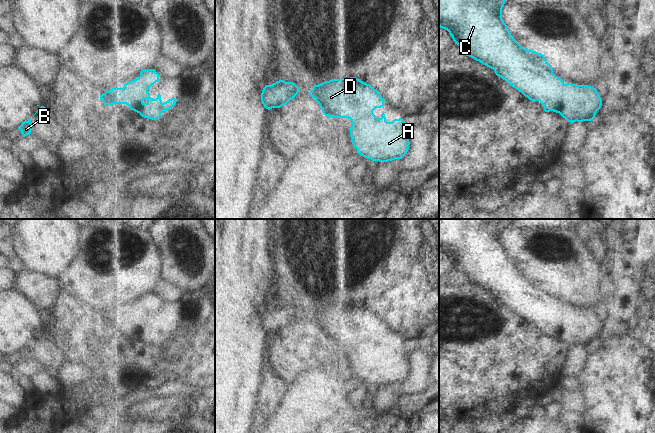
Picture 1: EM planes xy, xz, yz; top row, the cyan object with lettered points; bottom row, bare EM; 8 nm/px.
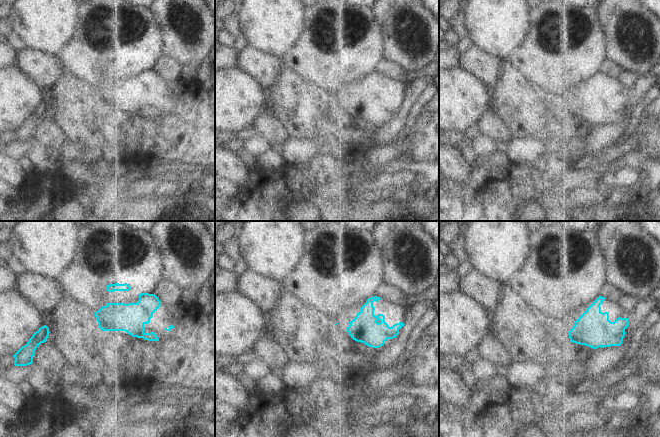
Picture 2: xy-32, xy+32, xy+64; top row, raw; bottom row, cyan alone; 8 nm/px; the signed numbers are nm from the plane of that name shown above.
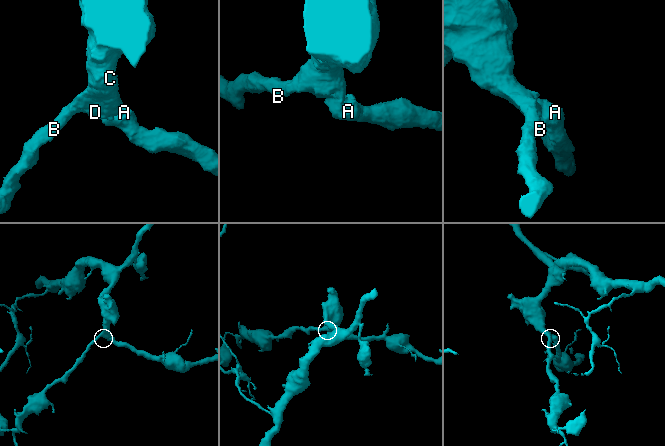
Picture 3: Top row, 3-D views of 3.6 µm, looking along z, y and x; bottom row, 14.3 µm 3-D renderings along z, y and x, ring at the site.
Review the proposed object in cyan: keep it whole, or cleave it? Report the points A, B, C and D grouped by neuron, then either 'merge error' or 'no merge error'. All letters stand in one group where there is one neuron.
groups A B C D; no merge error

